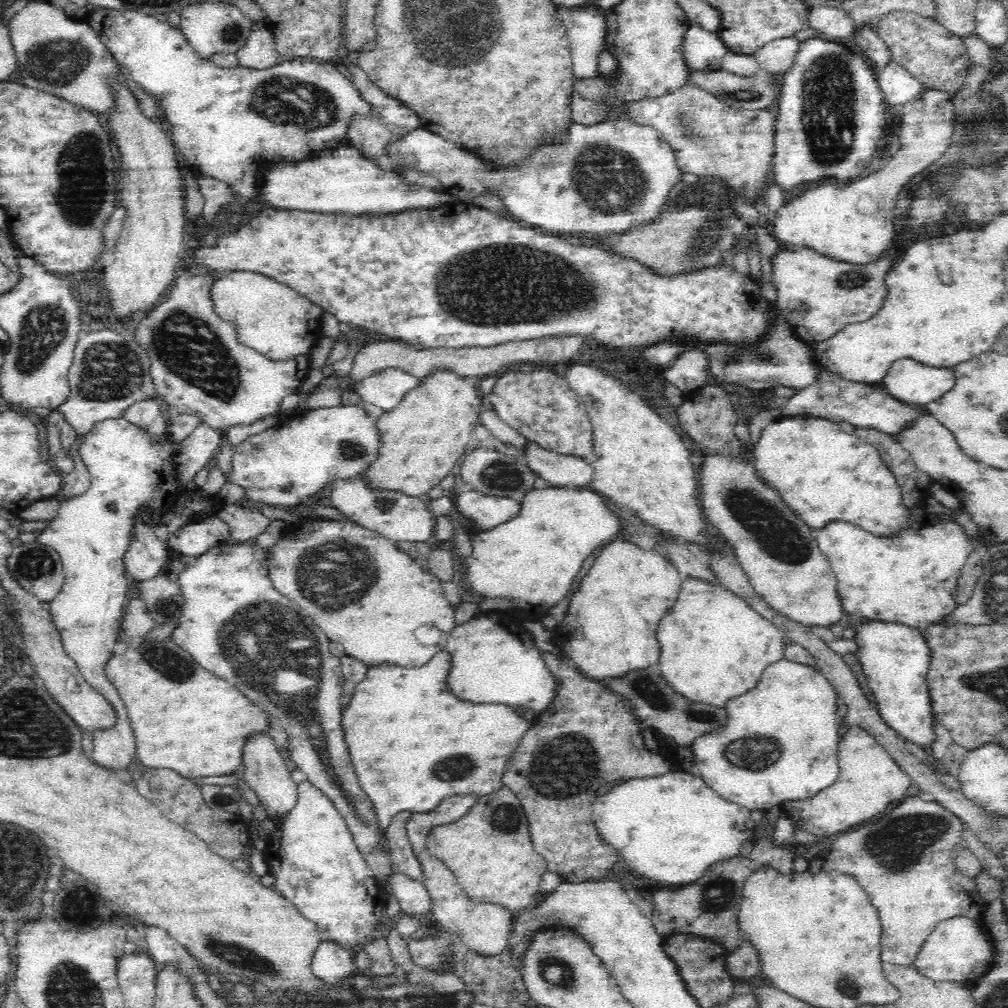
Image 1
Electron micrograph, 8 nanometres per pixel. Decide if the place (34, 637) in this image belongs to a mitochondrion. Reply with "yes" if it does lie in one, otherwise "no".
no

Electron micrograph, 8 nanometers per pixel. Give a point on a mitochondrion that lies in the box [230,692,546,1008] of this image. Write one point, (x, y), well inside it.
(456, 767)

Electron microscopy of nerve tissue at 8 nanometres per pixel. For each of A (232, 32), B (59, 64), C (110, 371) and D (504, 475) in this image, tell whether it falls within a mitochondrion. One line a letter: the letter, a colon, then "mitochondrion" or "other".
A: mitochondrion
B: mitochondrion
C: mitochondrion
D: mitochondrion

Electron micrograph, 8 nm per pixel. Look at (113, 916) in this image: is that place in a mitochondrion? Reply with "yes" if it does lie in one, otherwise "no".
no

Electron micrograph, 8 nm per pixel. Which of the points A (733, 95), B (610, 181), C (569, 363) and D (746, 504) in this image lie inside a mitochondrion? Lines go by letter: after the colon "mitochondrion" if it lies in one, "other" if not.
A: mitochondrion
B: mitochondrion
C: other
D: mitochondrion

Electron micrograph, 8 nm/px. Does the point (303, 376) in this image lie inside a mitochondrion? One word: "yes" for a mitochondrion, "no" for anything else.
no

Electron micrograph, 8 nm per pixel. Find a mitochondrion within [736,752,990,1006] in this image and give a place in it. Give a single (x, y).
(899, 842)

